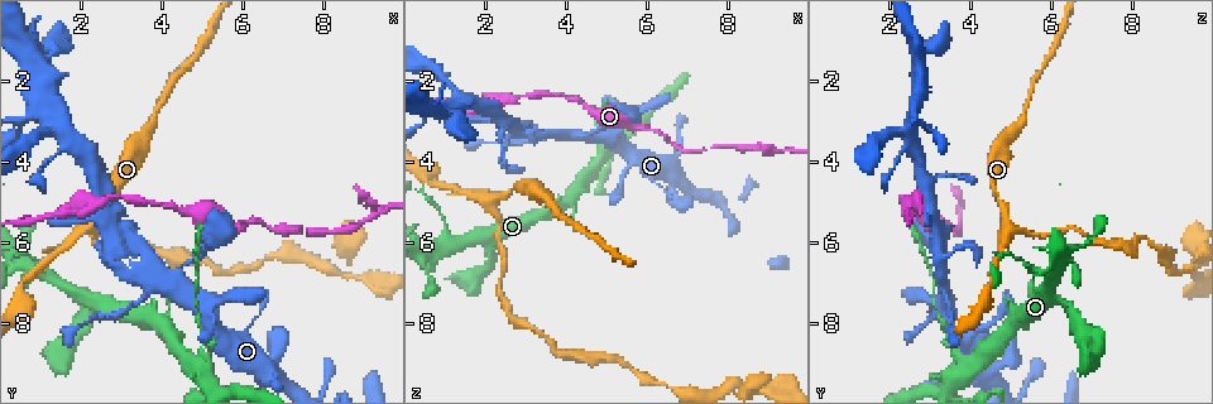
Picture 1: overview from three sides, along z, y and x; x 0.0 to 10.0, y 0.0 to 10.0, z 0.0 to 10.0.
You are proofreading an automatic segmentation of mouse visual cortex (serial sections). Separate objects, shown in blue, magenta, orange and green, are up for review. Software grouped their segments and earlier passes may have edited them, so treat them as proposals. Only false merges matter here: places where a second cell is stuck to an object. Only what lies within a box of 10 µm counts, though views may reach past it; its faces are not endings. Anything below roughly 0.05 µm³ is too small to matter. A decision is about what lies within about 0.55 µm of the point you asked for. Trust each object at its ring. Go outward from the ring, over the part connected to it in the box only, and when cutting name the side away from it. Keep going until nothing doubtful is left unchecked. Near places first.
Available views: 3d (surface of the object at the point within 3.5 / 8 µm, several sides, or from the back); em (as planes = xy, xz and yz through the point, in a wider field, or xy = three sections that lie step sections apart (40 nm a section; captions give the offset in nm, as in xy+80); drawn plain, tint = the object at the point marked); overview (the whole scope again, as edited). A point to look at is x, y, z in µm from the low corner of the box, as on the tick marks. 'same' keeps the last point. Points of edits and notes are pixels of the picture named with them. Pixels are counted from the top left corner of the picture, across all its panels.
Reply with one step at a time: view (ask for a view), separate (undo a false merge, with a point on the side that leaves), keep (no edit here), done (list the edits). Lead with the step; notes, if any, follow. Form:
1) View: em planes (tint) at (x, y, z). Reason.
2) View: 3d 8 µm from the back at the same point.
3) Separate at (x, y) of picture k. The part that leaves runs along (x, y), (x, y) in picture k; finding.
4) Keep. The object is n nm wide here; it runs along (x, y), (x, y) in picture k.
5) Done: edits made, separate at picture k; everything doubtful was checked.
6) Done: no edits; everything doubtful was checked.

View: 3d 3.5 µm at (4.70, 8.85, 4.15). Two arms in line, one across.

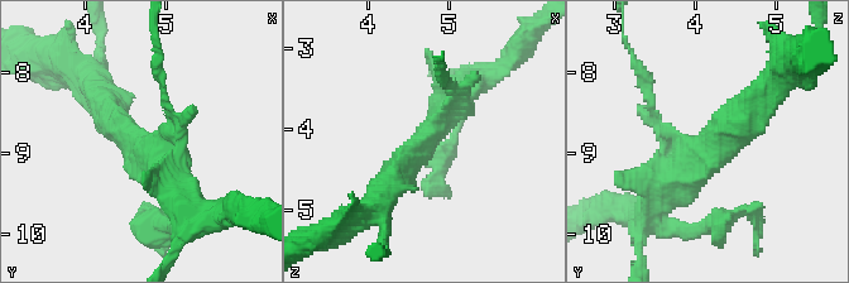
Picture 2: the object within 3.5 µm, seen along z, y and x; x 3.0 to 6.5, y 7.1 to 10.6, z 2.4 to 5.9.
View: em xy step 1 (tint) at (4.75, 8.90, 4.10). 3 arms meet here; the arms are 150, 350, 400 nm wide; now the EM.

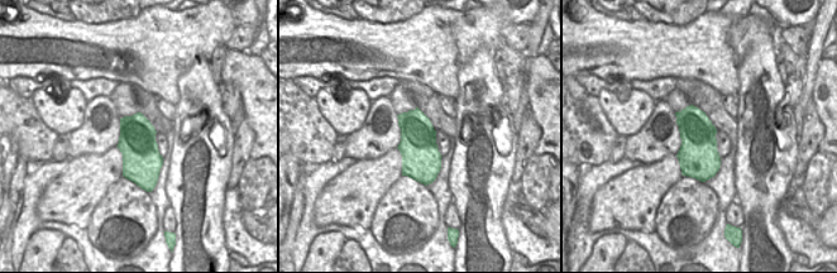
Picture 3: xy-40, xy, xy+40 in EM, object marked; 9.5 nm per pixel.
Keep. It runs along (754, 99), (651, 204) in picture 2; all the same cell.

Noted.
View: 3d 3.5 µm at (2.45, 4.95, 2.50). Narrows sharply.

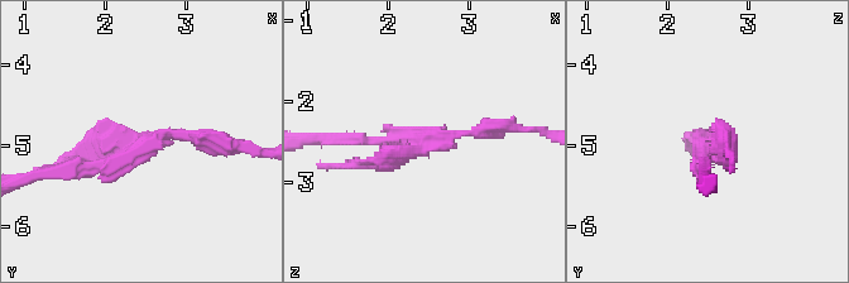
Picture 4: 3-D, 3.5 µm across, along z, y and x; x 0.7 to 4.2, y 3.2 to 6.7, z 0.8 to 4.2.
View: em xy step 1 (tint) at (2.40, 5.05, 2.50).

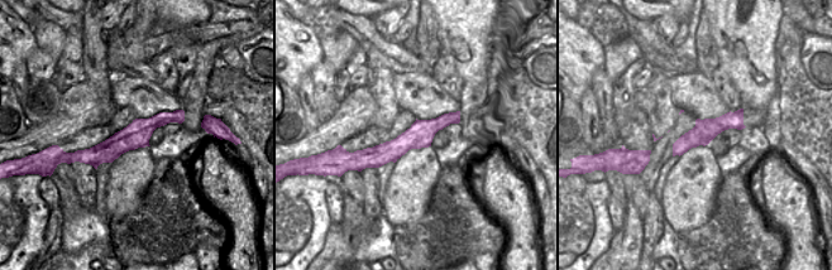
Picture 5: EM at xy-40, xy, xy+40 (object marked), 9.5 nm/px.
Keep. One cell here.

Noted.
View: 3d 3.5 µm at (2.20, 5.60, 5.00). Three-way junction.

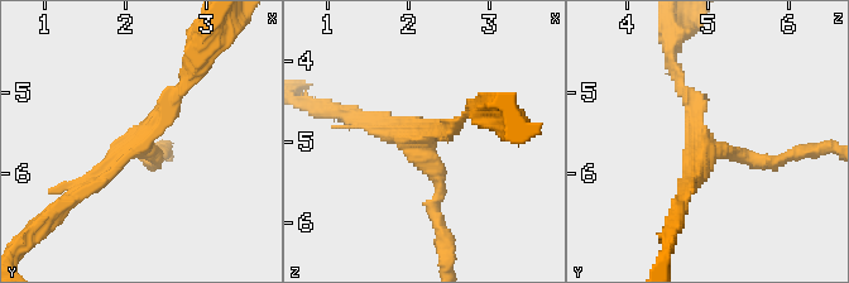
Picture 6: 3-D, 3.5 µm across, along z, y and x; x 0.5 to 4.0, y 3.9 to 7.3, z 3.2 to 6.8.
View: em planes (tint) at (2.20, 5.55, 4.95). Shape alone is not enough.

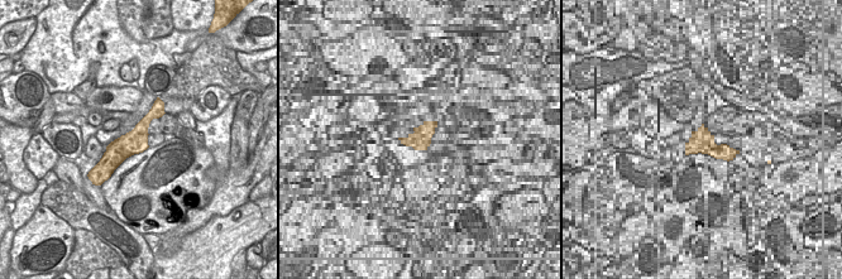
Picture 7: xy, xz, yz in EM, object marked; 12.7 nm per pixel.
View: em xy step 1 (tint) at the same point. Another direction.

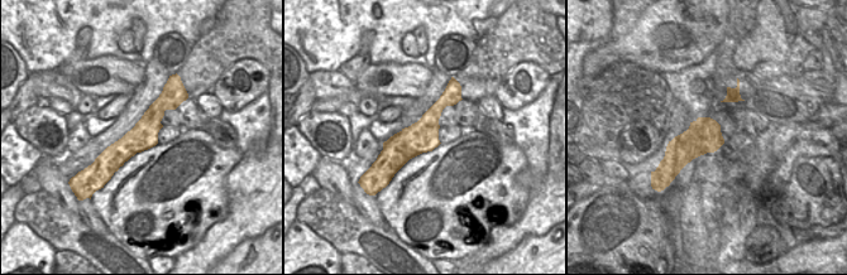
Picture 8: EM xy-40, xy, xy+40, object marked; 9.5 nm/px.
Keep. The arms are 150, 200, 250 nm wide; it runs along (676, 75), (709, 144), (773, 163) in picture 6; one cell here.

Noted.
Done: no edits; everything doubtful was checked.

